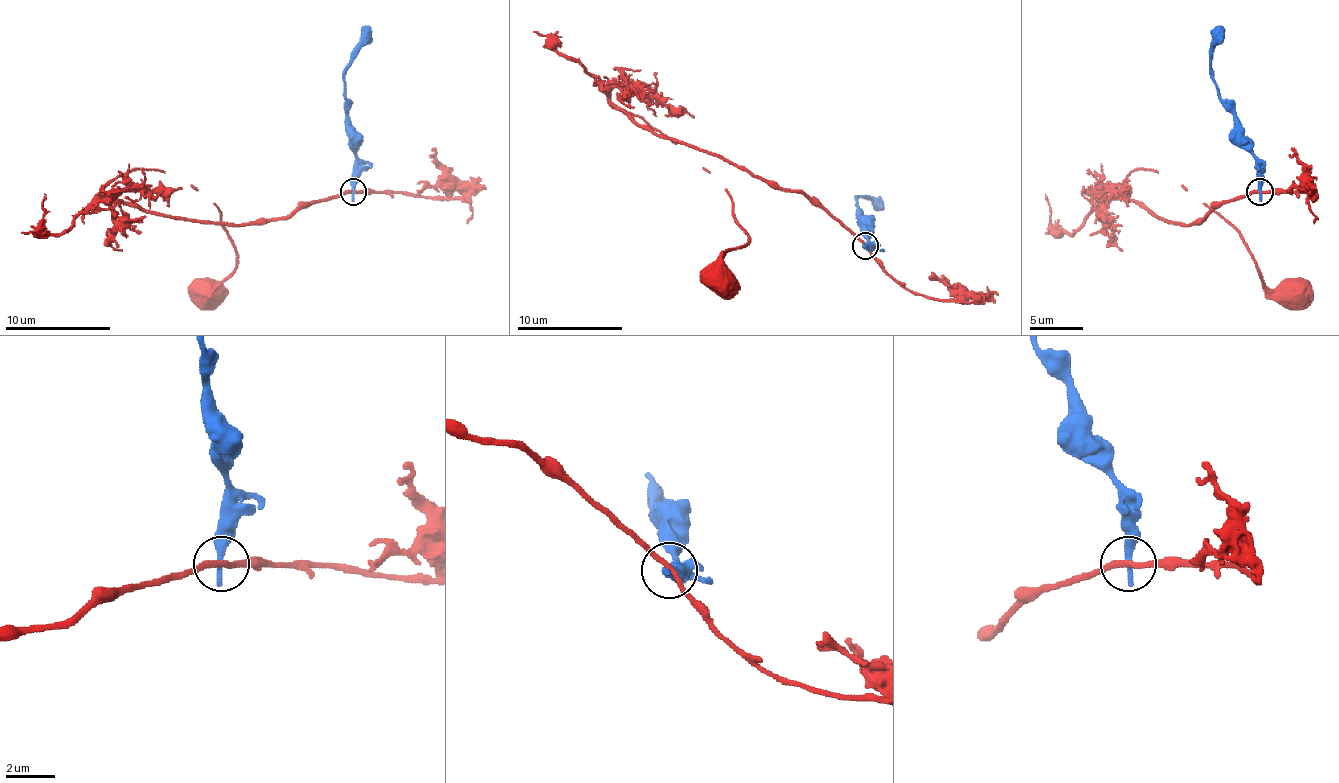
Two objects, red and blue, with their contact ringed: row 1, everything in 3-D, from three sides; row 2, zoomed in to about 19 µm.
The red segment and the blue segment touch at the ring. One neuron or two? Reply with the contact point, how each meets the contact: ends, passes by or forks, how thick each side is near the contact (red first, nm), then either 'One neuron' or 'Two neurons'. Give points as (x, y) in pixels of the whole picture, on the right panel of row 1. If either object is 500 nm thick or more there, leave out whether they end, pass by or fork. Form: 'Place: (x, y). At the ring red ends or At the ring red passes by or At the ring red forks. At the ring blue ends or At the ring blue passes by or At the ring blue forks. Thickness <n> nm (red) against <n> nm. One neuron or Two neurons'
Place: (1259, 191). At the ring red passes by. At the ring blue ends. Thickness 200 nm (red) against 360 nm. Two neurons

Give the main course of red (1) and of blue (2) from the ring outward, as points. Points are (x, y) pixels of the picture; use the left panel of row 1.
1: (353, 192), (310, 200), (284, 218), (260, 218), (247, 224), (226, 221), (215, 203), (236, 266), (210, 292)
2: (353, 192), (355, 142), (347, 113), (345, 78), (350, 52), (368, 25)

